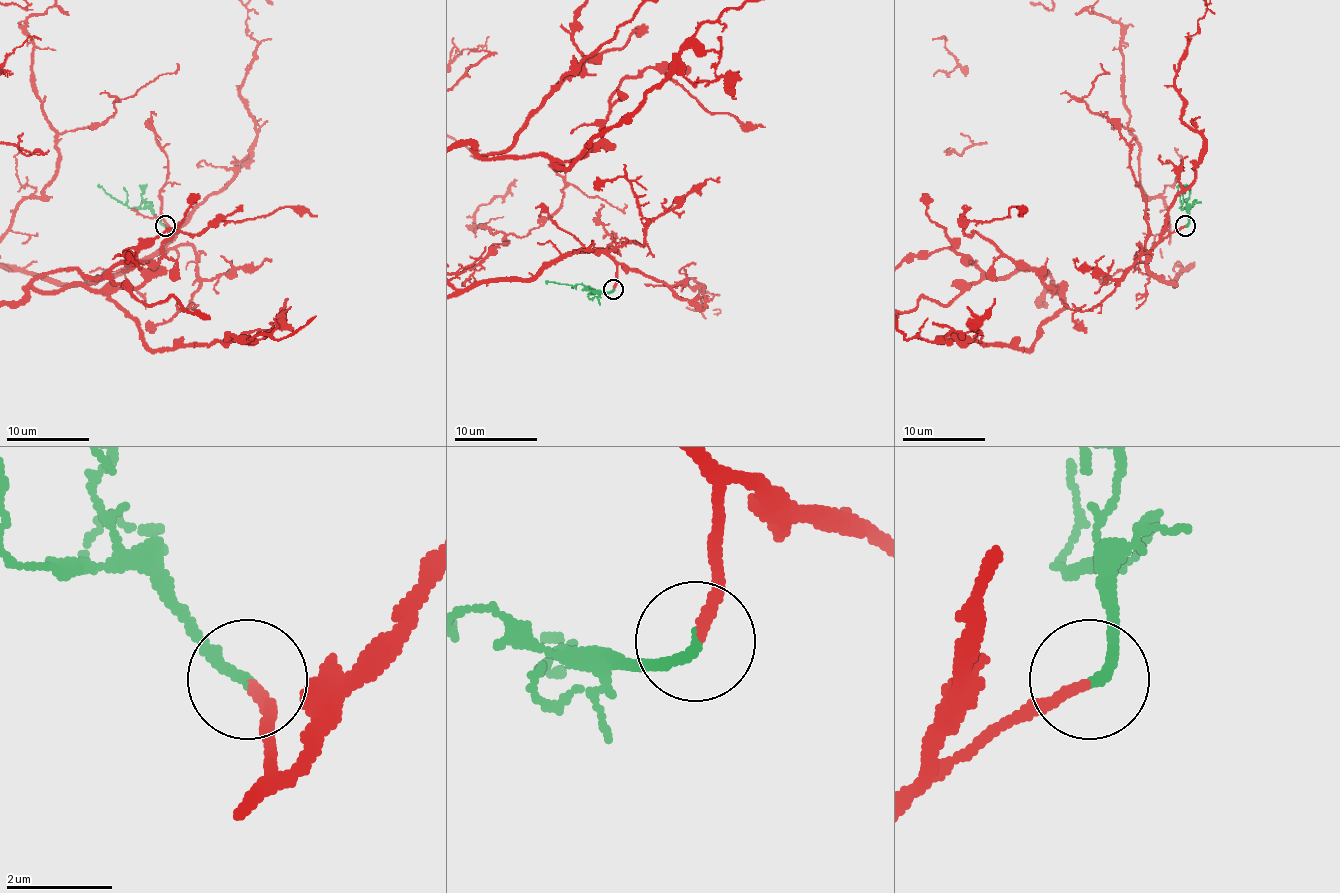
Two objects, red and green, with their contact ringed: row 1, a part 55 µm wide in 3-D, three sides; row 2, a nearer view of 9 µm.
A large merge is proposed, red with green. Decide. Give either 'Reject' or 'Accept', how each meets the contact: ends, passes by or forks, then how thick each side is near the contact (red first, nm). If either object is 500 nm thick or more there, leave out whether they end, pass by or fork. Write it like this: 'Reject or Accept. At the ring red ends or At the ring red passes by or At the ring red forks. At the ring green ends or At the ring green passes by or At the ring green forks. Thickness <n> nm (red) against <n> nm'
Accept. At the ring red ends. At the ring green ends. Thickness 190 nm (red) against 200 nm

